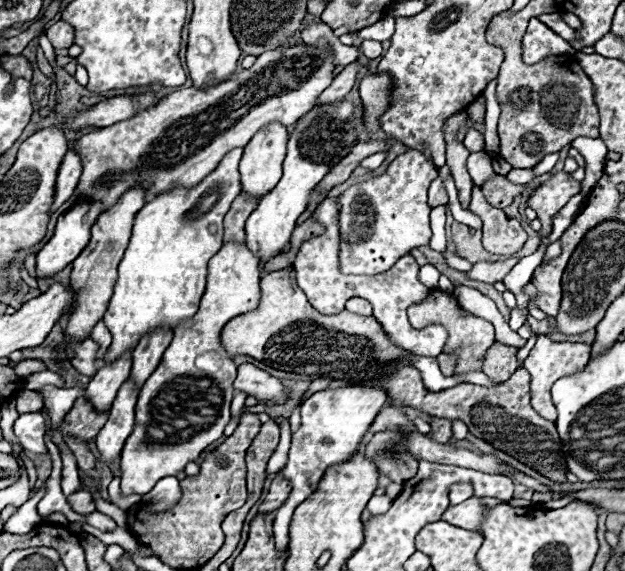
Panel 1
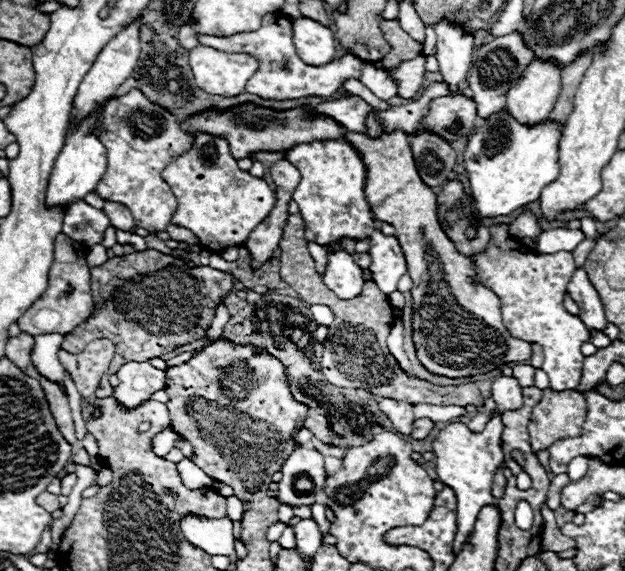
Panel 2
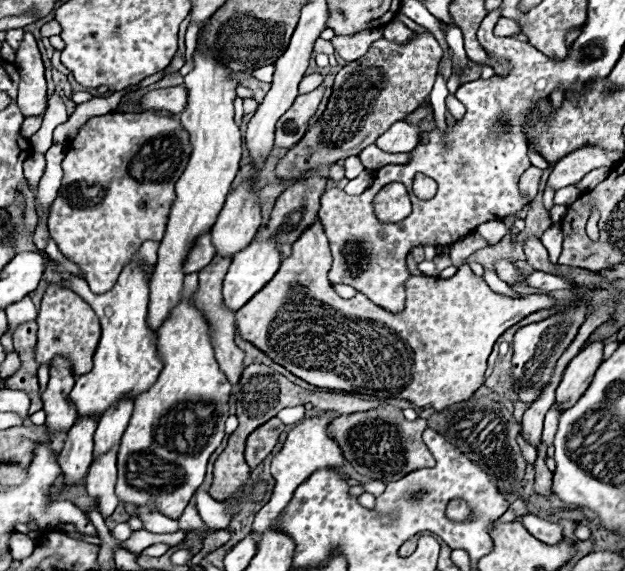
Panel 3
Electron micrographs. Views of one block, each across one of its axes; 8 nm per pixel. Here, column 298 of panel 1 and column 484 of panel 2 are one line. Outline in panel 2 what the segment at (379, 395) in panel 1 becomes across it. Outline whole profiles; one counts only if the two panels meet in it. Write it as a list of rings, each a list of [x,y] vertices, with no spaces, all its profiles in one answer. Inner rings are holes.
[[[492,414],[492,418],[488,420],[482,432],[472,432],[468,424],[456,420],[456,422],[450,422],[444,430],[440,430],[432,442],[438,478],[440,482],[454,488],[456,500],[458,500],[458,534],[454,540],[456,554],[462,550],[462,544],[474,530],[474,522],[478,518],[480,508],[484,504],[496,504],[494,496],[490,494],[490,486],[492,486],[492,476],[496,468],[504,460],[504,452],[500,448],[502,430],[504,430],[504,424],[502,424],[500,414]]]

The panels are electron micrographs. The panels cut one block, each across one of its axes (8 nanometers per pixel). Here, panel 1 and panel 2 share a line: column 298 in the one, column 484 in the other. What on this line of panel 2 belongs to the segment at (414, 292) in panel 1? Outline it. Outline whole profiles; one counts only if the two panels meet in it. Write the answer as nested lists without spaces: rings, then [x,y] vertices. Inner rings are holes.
[[[494,224],[492,226],[492,238],[490,238],[486,250],[482,254],[476,254],[470,260],[472,260],[474,270],[478,274],[476,278],[480,278],[480,282],[500,298],[502,320],[504,320],[506,328],[510,330],[510,334],[520,338],[520,340],[536,342],[536,344],[542,346],[542,350],[544,350],[542,370],[550,378],[550,388],[554,388],[554,390],[576,388],[582,380],[582,362],[584,362],[584,354],[580,352],[580,346],[586,340],[590,340],[590,332],[588,332],[586,324],[580,320],[580,316],[570,314],[562,306],[562,300],[566,296],[566,284],[572,278],[572,272],[576,270],[572,252],[556,252],[556,254],[538,254],[536,256],[534,252],[526,252],[516,240],[510,238],[508,224]]]

